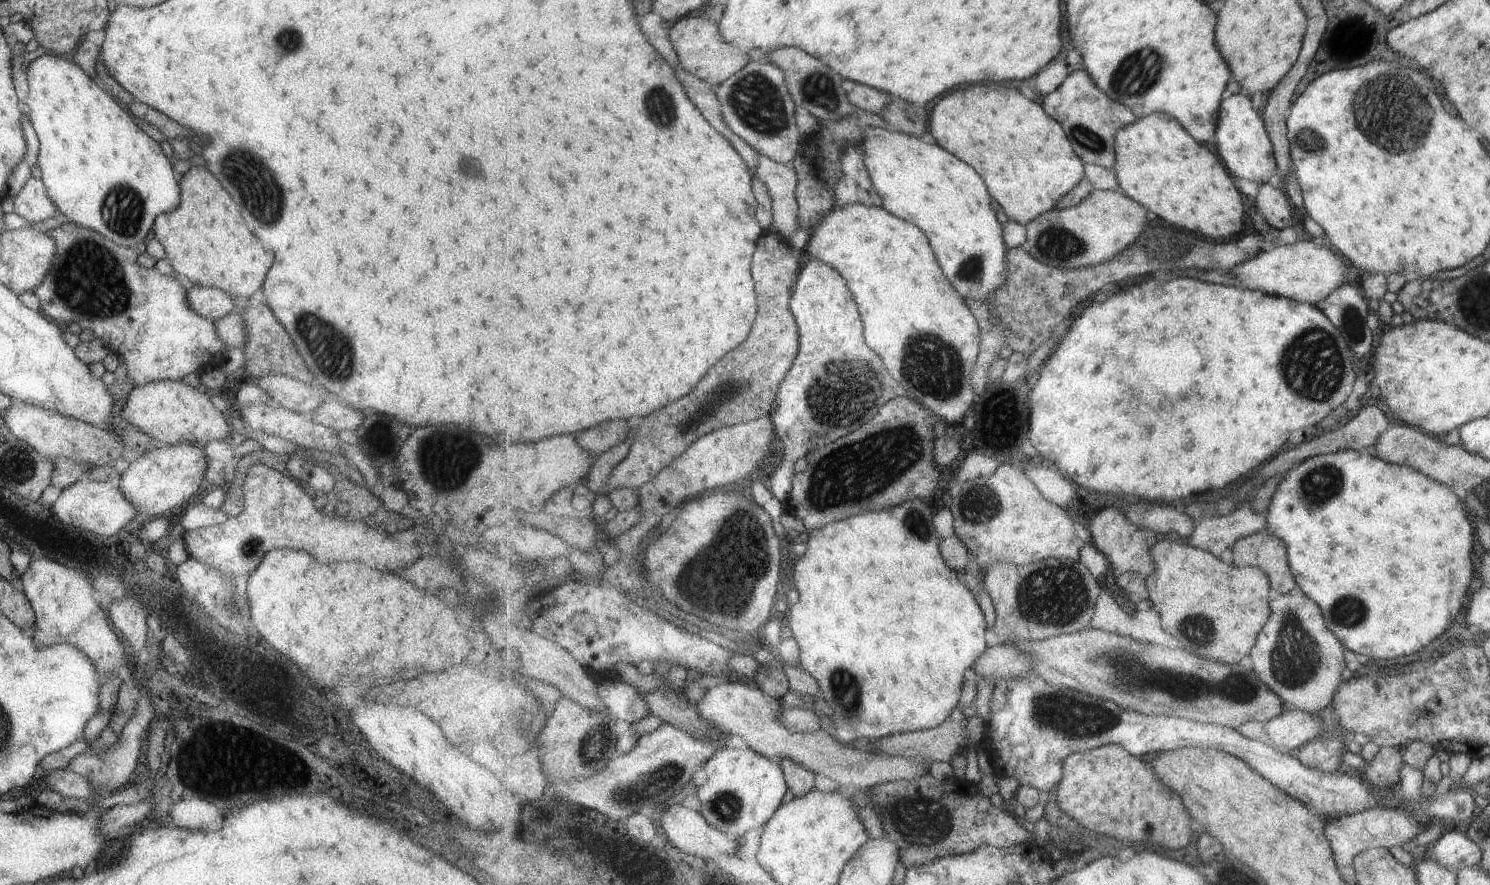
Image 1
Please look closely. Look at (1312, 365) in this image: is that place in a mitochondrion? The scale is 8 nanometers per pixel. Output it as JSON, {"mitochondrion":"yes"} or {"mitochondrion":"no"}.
{"mitochondrion":"yes"}

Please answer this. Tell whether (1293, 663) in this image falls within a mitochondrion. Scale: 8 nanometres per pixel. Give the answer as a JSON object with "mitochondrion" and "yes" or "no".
{"mitochondrion":"yes"}

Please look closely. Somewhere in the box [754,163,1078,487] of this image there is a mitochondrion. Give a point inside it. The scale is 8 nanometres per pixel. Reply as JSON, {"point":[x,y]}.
{"point":[844,392]}

